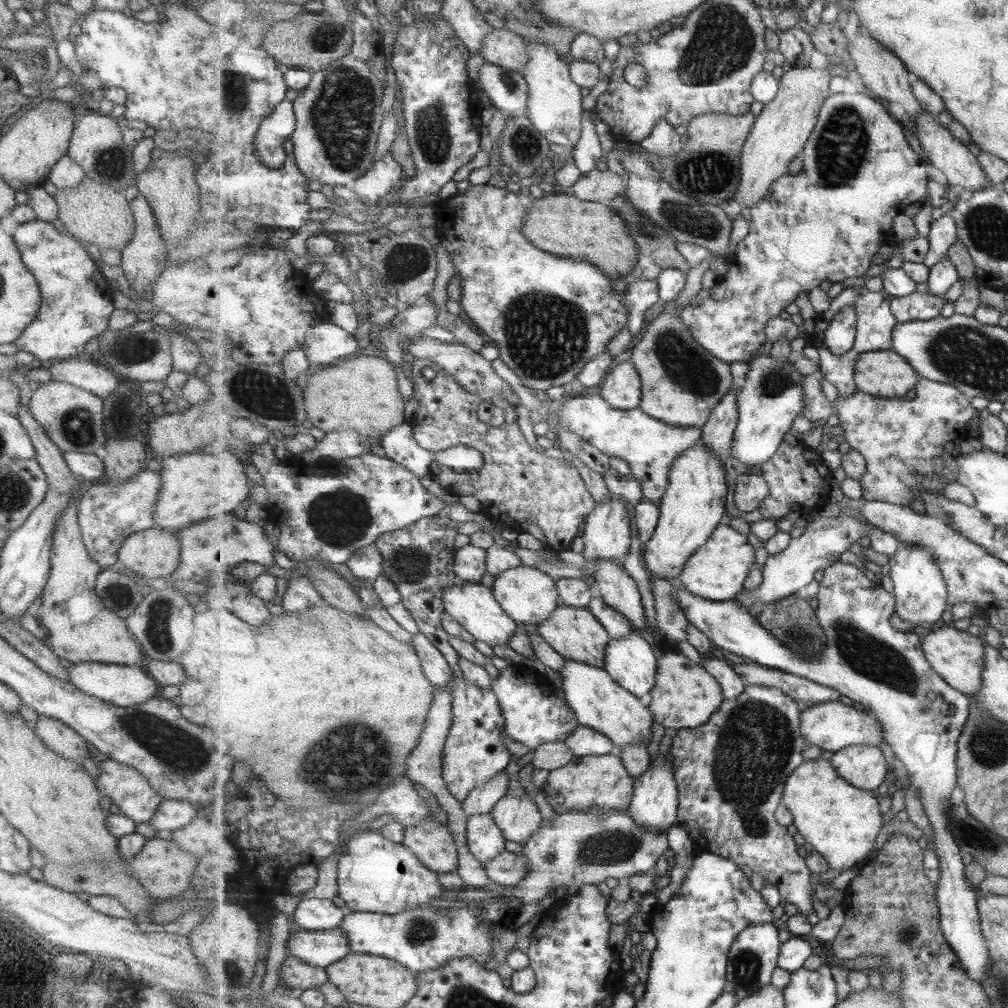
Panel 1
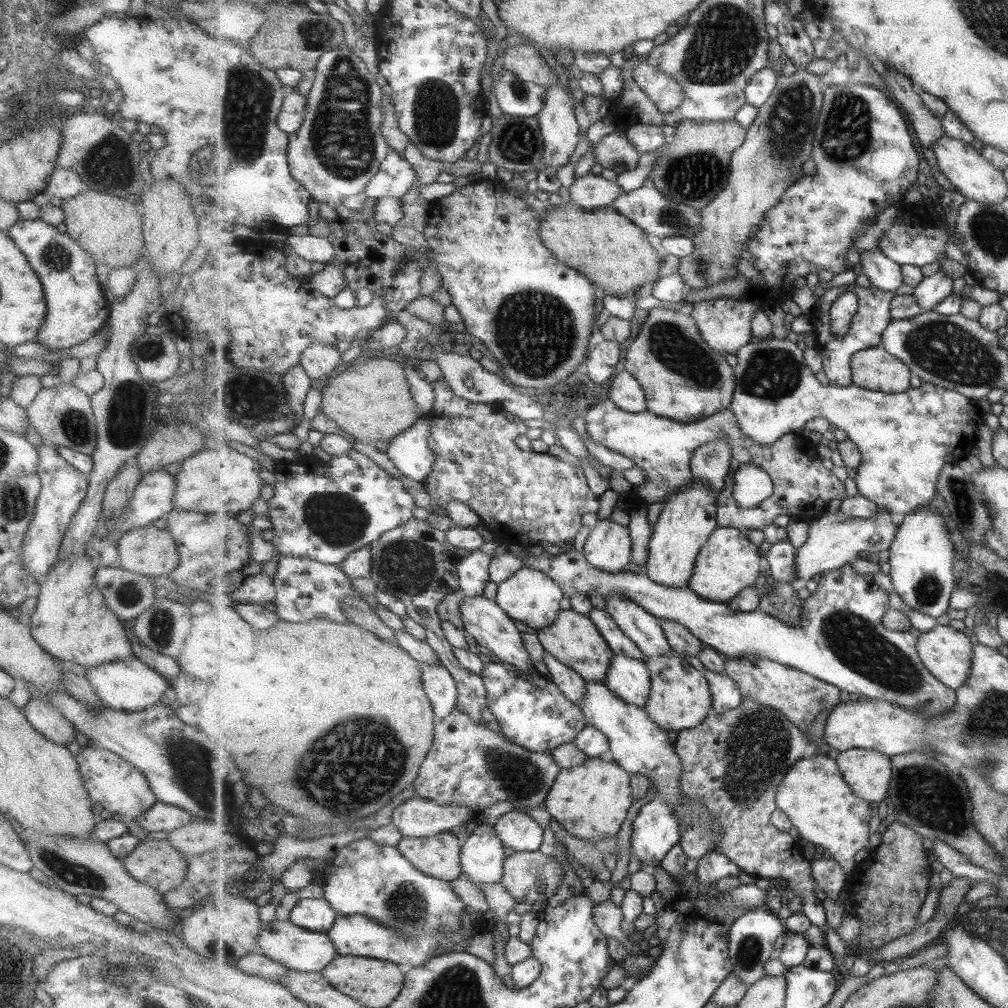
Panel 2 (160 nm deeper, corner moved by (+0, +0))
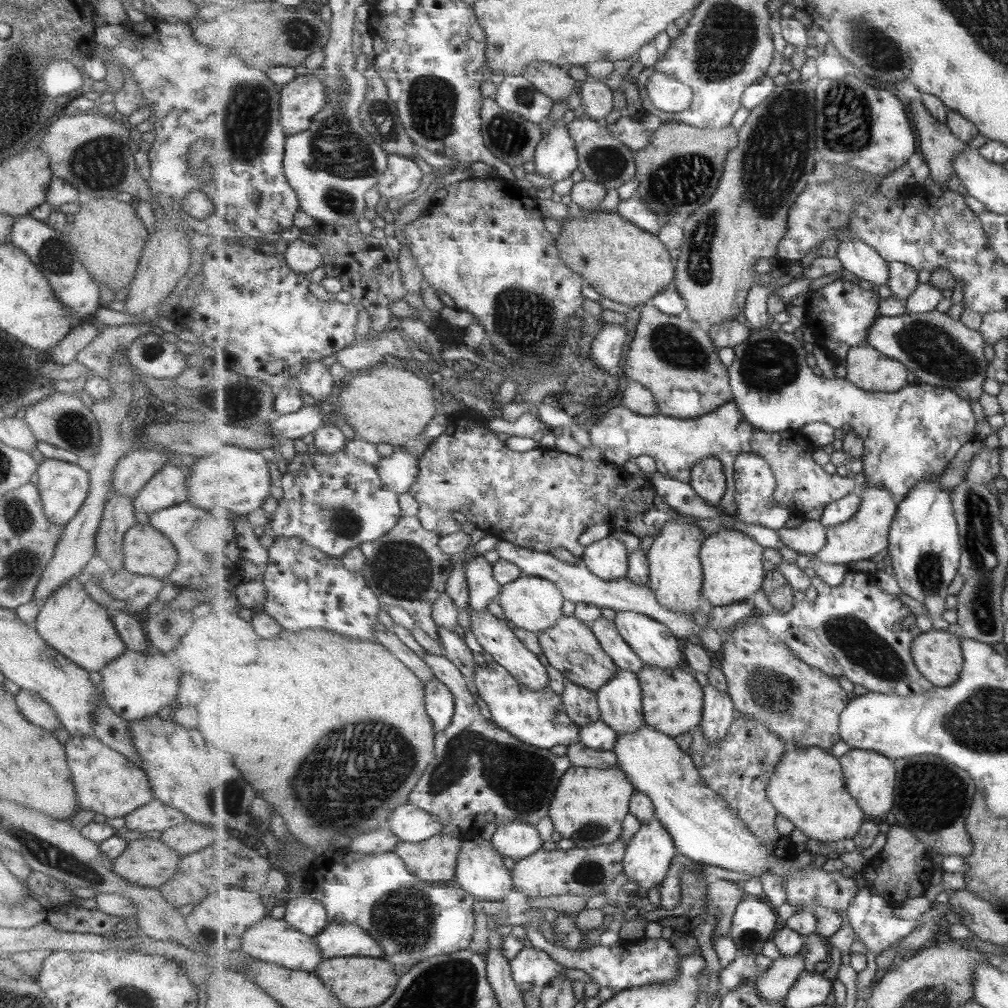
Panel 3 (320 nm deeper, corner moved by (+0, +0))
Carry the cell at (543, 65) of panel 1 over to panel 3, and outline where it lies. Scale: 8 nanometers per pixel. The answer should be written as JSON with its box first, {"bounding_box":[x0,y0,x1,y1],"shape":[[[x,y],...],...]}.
{"bounding_box":[535,122,579,182],"shape":[[[558,122],[539,143],[535,158],[535,171],[545,178],[552,178],[554,182],[561,182],[571,178],[571,174],[579,168],[578,154],[575,141],[568,131],[567,125]]]}

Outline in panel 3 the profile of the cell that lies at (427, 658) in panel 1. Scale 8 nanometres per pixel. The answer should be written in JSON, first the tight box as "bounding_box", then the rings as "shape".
{"bounding_box":[426,678,456,732],"shape":[[[432,678],[426,684],[426,709],[434,722],[436,732],[450,728],[454,721],[456,700],[446,684],[438,678]]]}

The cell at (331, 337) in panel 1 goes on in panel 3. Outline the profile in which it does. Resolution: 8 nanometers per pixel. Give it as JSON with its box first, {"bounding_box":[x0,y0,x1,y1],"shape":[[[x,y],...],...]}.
{"bounding_box":[294,361,335,404],"shape":[[[315,361],[303,368],[294,383],[319,404],[326,403],[326,397],[331,397],[335,390],[335,380],[329,368],[320,361]]]}

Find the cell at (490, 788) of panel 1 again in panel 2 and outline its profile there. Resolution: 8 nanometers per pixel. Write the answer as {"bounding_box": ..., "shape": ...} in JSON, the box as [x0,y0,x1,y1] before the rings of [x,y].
{"bounding_box":[392,796,475,838],"shape":[[[413,796],[411,799],[399,805],[393,812],[392,822],[401,830],[404,837],[426,838],[450,832],[467,821],[469,814],[475,813],[469,807],[459,805],[441,806],[435,801]]]}

